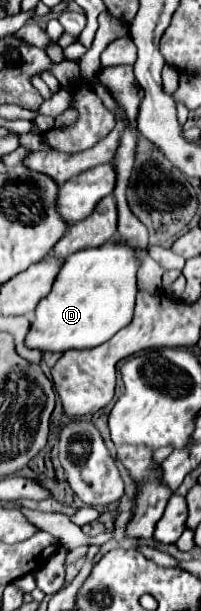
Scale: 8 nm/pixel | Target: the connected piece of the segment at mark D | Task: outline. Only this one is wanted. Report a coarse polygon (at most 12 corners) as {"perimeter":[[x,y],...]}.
{"perimeter":[[139,246],[71,254],[25,344],[93,348],[133,318]]}

